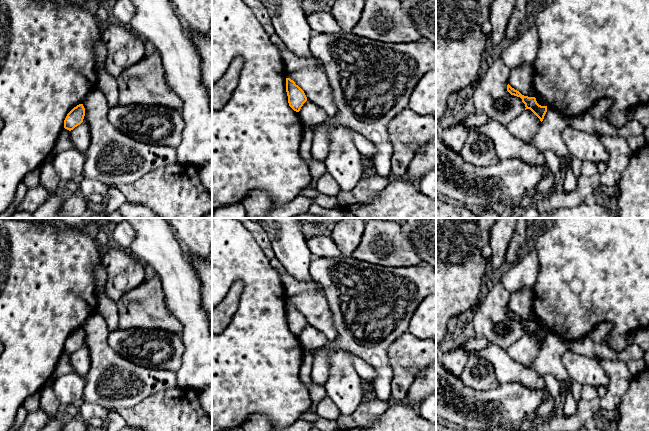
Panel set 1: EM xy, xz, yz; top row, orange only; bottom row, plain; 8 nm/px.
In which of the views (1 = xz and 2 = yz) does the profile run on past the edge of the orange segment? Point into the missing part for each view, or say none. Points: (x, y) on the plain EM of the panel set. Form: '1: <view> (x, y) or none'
1: none
2: none

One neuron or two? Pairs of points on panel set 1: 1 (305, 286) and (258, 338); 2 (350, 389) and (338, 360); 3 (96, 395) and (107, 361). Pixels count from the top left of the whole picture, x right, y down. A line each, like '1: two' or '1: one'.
1: two
2: one
3: one

